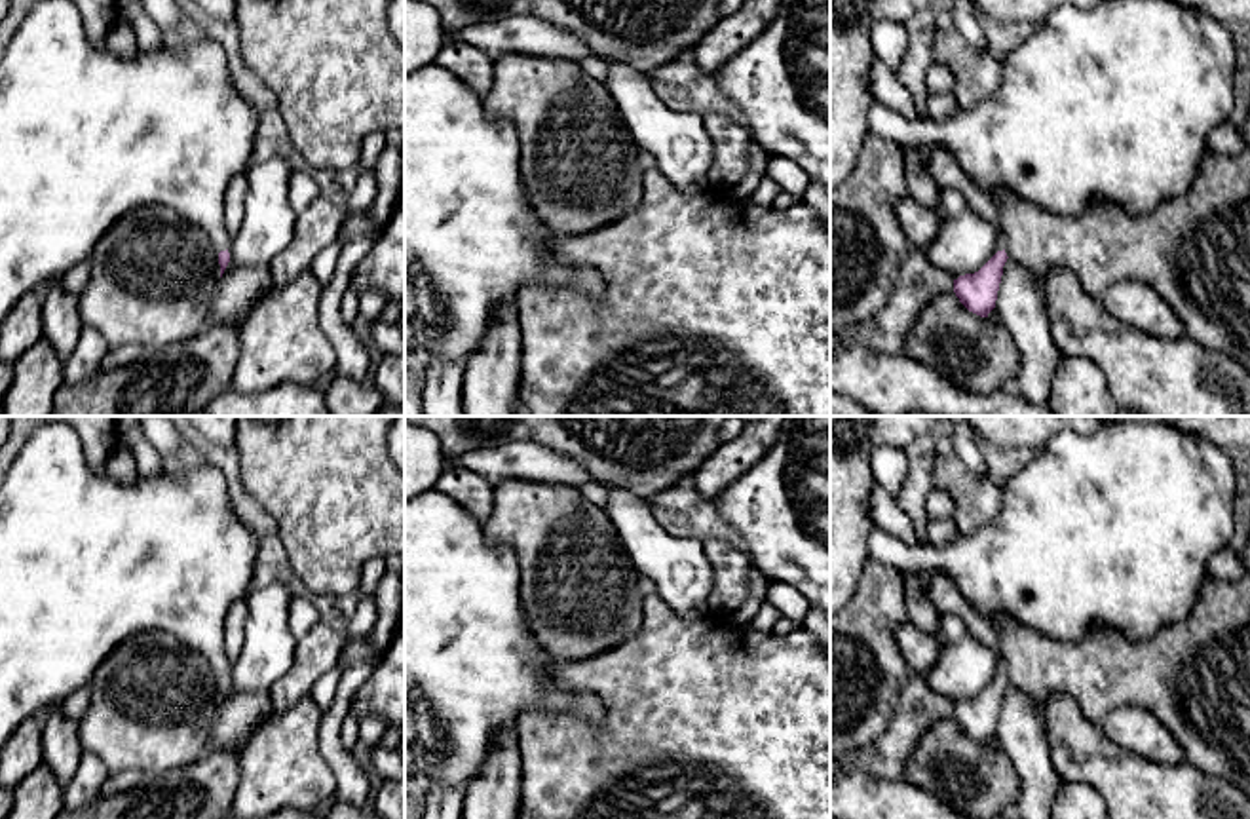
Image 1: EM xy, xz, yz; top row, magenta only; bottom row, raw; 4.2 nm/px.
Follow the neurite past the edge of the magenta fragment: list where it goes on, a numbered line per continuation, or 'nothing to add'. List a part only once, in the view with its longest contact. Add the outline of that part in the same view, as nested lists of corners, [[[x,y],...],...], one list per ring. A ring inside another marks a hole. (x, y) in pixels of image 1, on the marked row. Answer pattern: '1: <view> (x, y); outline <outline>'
1: xy (86, 135); outline [[[42,0],[36,4],[13,34],[0,61],[0,325],[23,295],[42,291],[72,266],[87,262],[108,228],[120,217],[142,205],[173,209],[190,224],[199,226],[218,253],[226,251],[230,238],[224,228],[224,194],[230,181],[251,165],[256,127],[258,114],[236,89],[226,51],[217,40],[205,38],[180,48],[165,44],[160,51],[139,51],[135,57],[123,59],[85,38],[80,11],[70,0]]]

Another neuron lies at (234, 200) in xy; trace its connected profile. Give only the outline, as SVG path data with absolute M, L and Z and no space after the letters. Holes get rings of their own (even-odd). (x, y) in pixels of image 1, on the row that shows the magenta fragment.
M245 171L237 177L234 177L226 188L224 194L224 228L228 232L228 238L237 234L243 217L245 217L245 194L247 194L247 175Z

